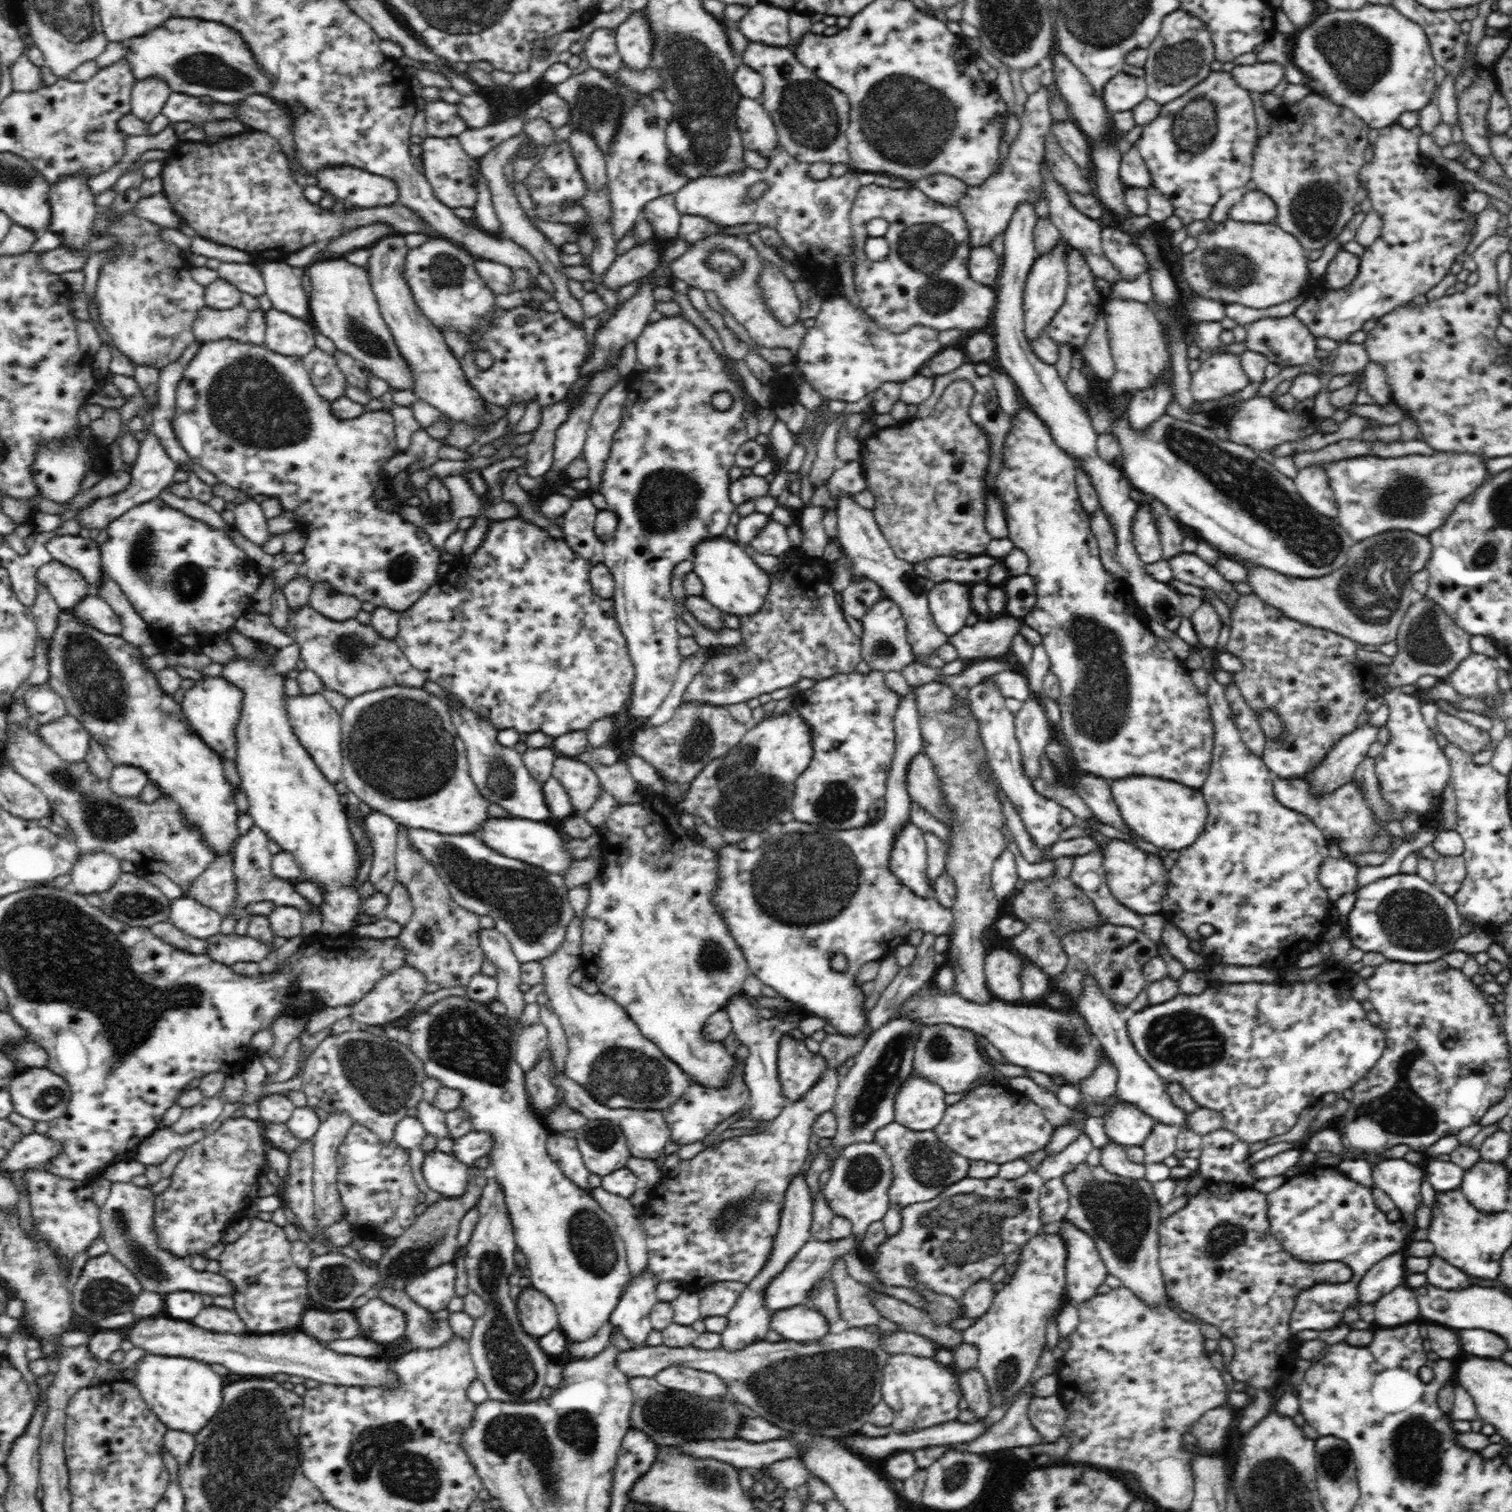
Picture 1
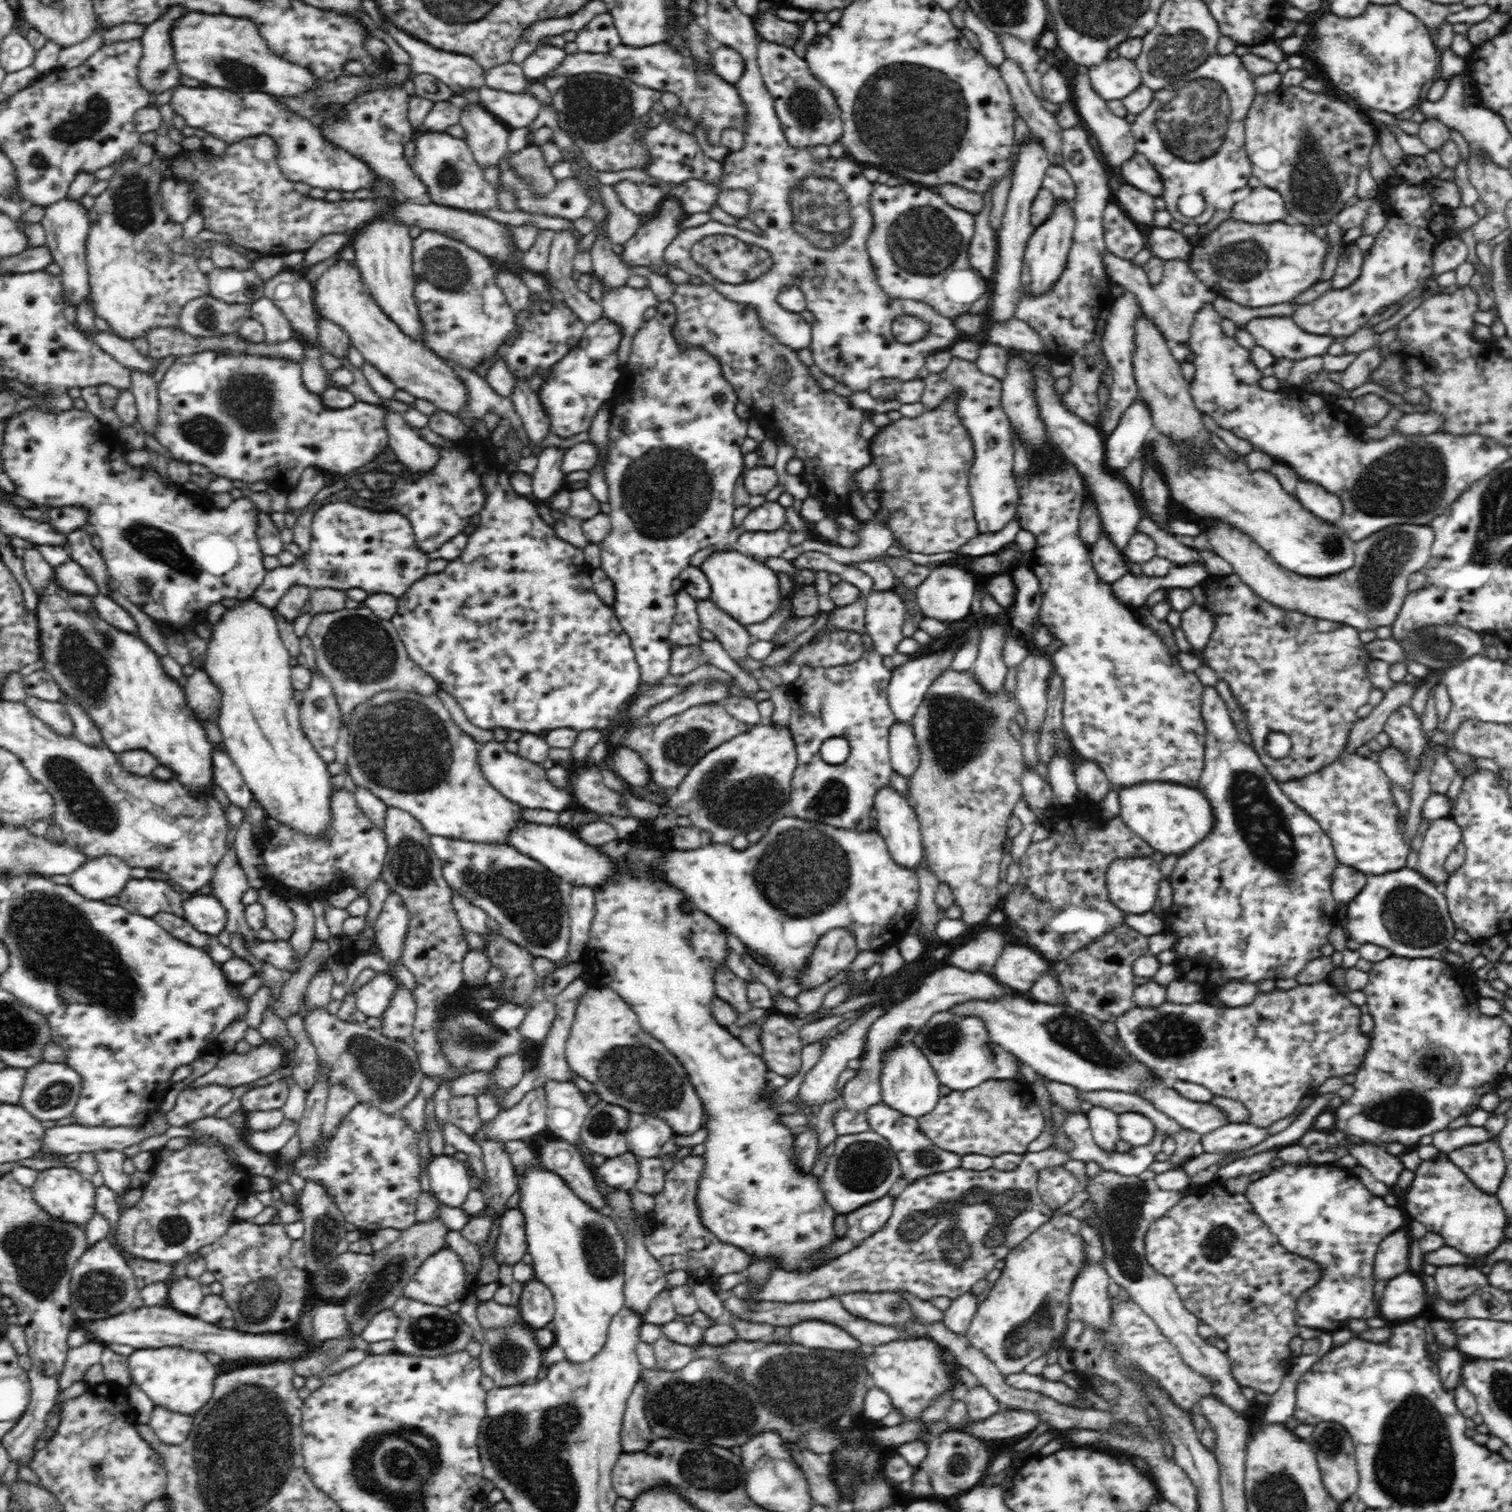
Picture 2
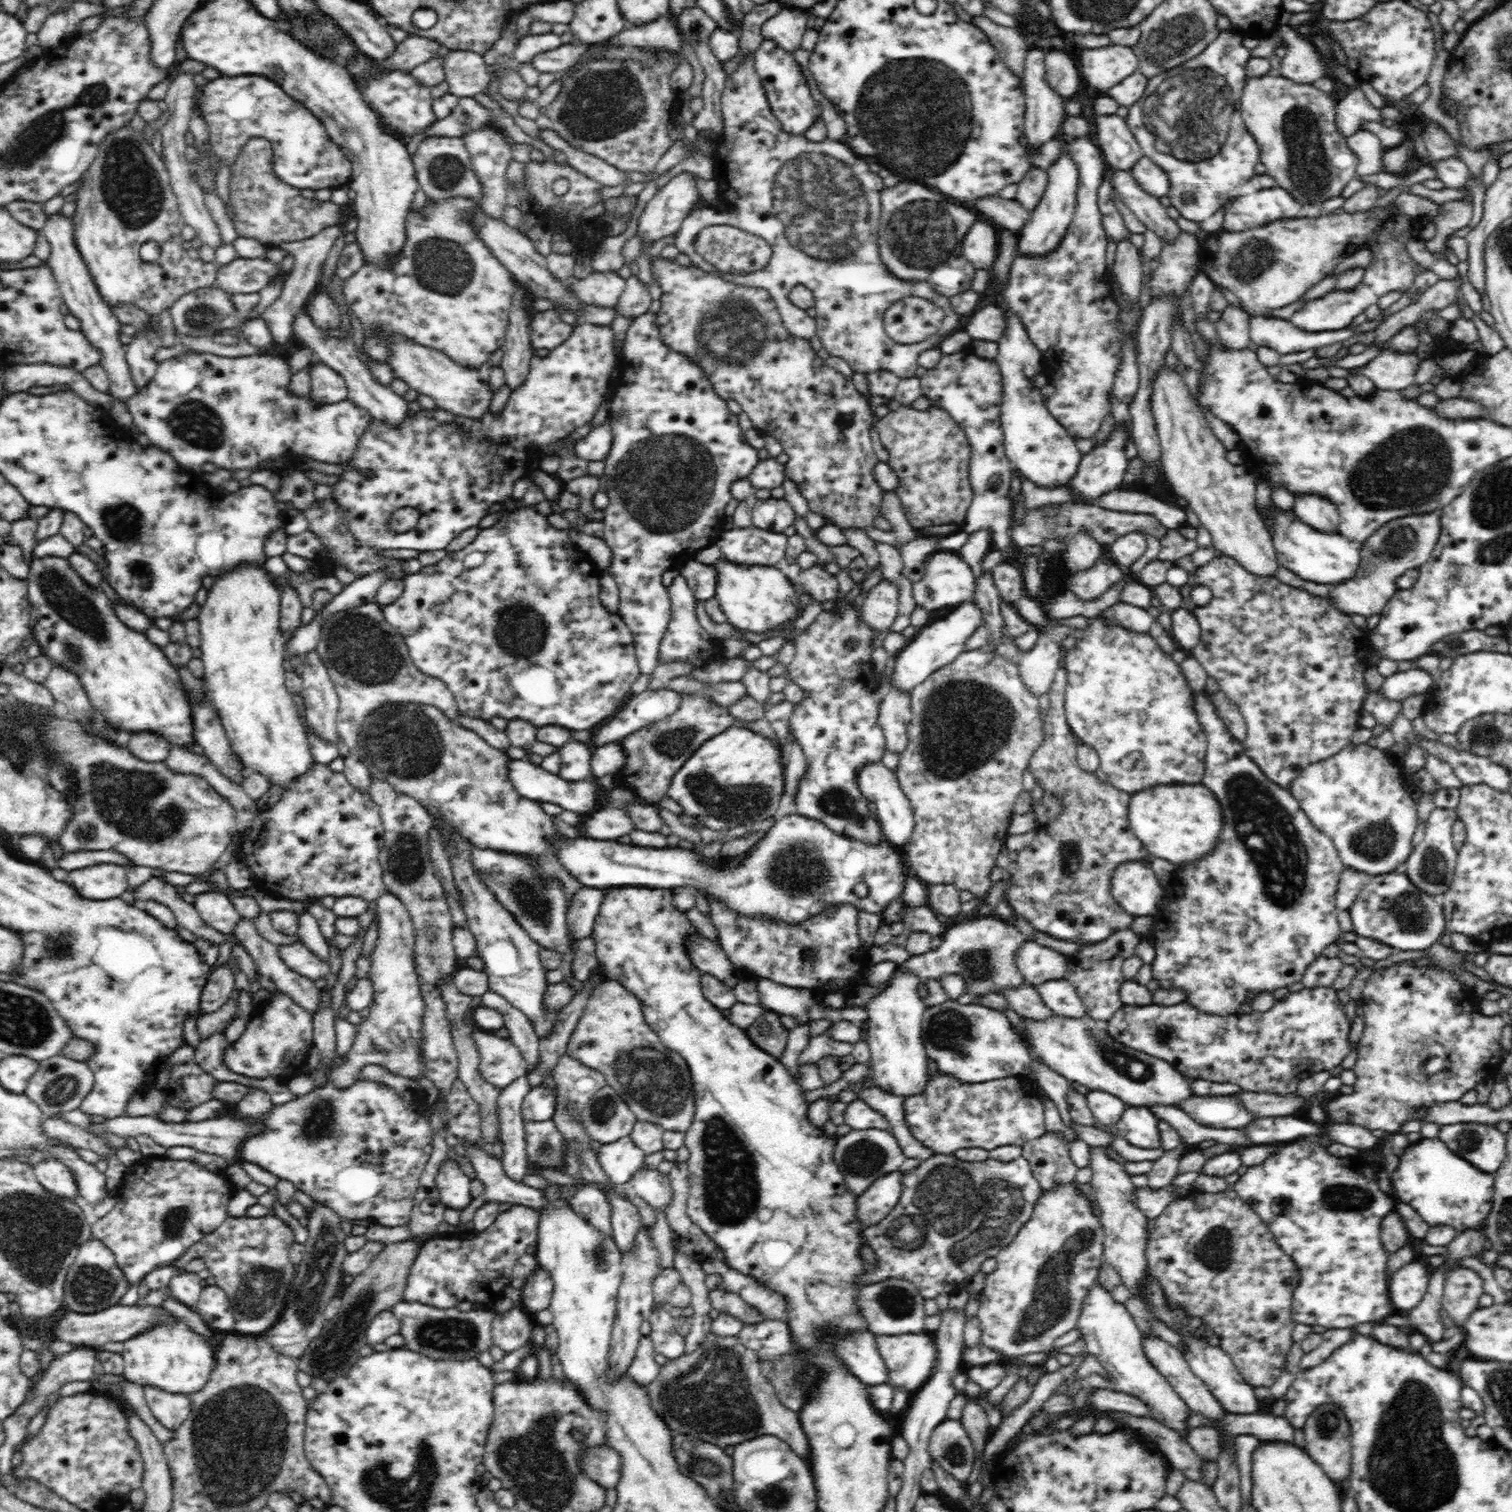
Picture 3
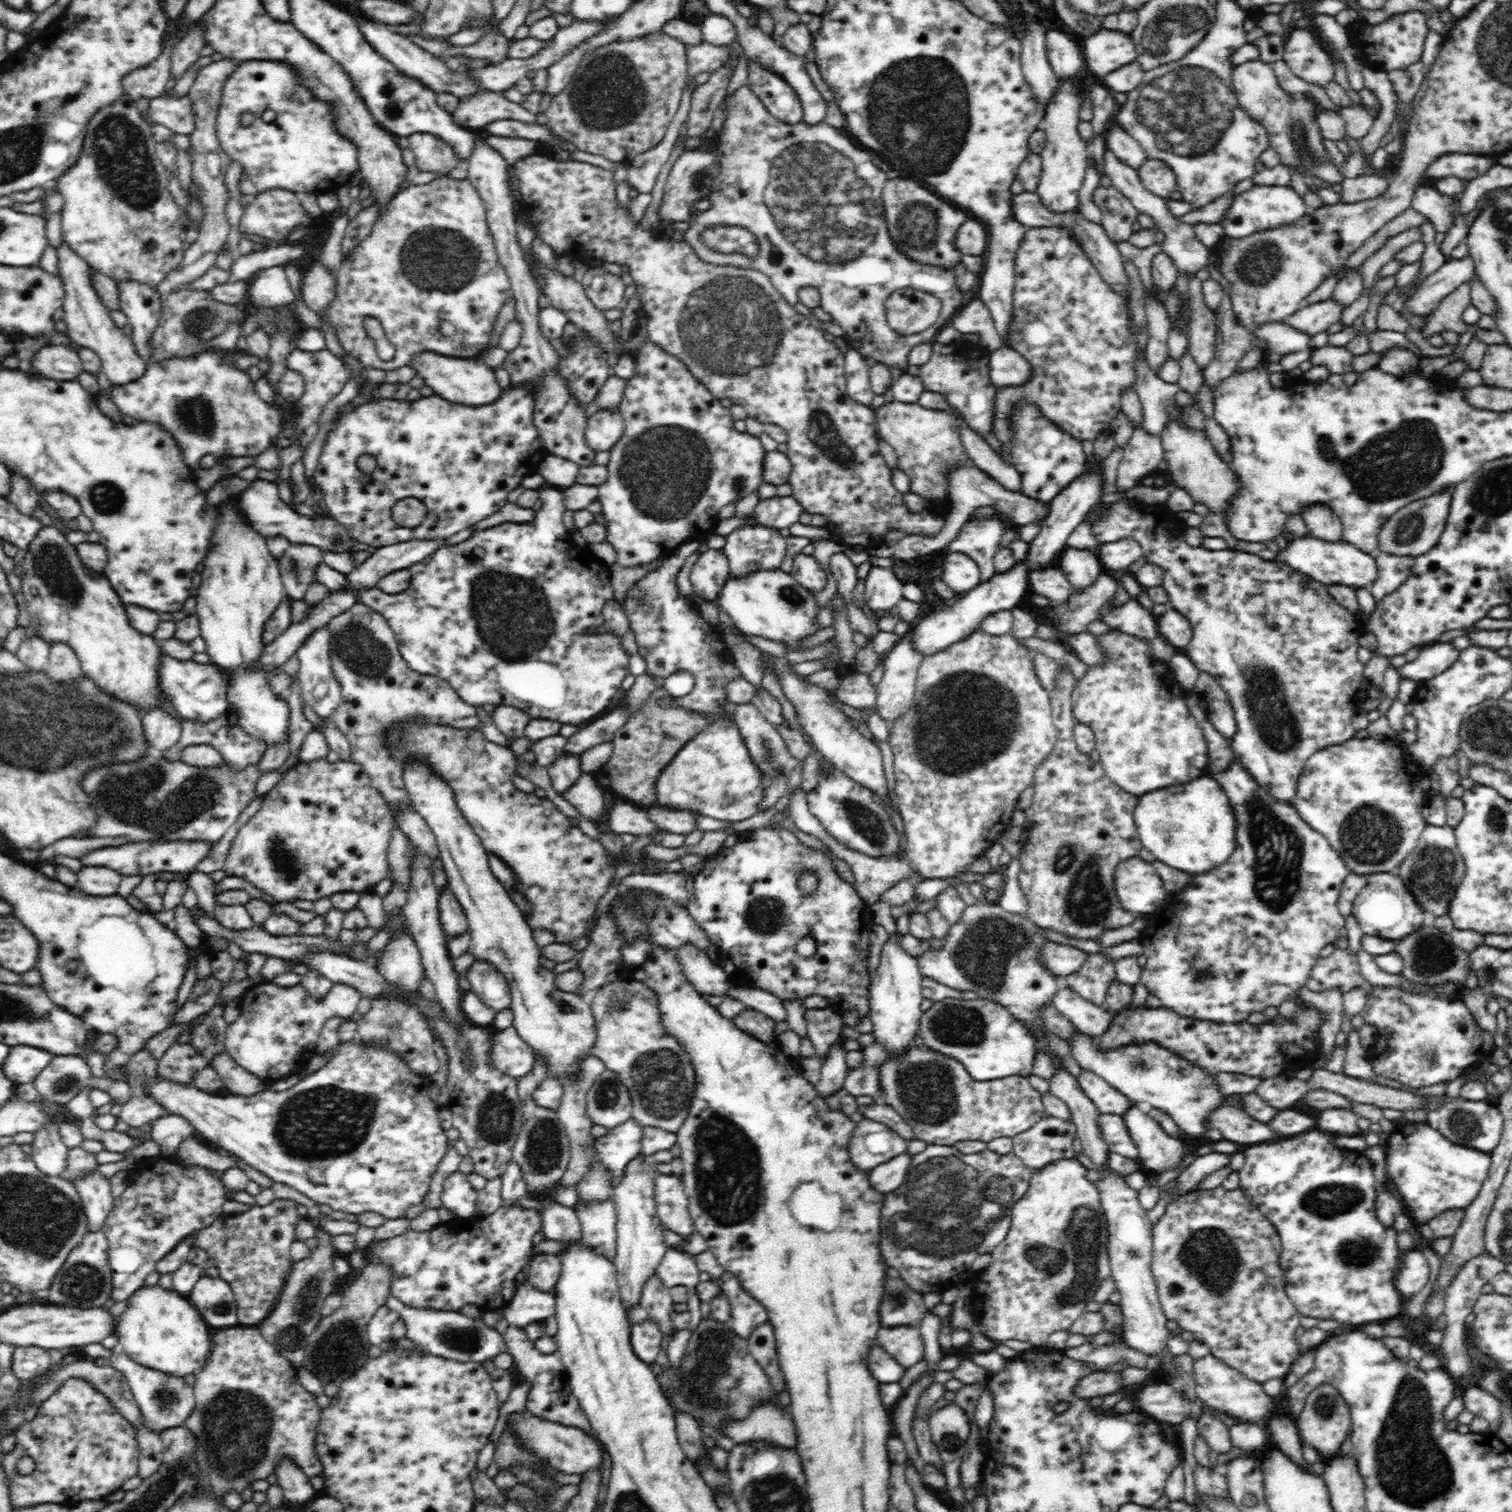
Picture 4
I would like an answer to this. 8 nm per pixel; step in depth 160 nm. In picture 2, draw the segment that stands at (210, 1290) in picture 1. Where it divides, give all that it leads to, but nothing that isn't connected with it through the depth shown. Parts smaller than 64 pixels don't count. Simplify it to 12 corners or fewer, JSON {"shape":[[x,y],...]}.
{"shape":[[118,1150],[93,1155],[104,1185],[123,1196],[131,1179],[123,1172],[125,1155]]}

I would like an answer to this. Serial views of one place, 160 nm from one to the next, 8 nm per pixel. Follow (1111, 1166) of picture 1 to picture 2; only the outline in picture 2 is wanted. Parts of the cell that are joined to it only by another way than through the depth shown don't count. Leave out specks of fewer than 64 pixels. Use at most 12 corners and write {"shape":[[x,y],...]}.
{"shape":[[1092,1106],[1086,1115],[1096,1144],[1117,1152],[1118,1113]]}

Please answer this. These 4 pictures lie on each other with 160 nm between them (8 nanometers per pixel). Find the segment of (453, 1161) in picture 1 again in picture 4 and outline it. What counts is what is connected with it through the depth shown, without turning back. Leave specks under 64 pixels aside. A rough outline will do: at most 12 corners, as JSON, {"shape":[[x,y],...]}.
{"shape":[[466,1174],[444,1180],[442,1207],[473,1217],[478,1192]]}

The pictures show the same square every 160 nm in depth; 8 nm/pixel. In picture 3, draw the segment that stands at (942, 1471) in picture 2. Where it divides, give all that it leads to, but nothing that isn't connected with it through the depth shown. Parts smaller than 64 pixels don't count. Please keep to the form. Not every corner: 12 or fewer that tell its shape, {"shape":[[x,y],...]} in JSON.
{"shape":[[942,1420],[929,1454],[965,1484],[975,1449],[959,1420]]}

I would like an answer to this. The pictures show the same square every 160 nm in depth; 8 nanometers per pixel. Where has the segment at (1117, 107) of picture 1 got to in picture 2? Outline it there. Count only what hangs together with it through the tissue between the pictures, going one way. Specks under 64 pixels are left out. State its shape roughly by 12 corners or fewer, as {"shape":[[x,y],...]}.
{"shape":[[1134,59],[1092,63],[1091,88],[1105,101],[1122,100],[1142,84]]}

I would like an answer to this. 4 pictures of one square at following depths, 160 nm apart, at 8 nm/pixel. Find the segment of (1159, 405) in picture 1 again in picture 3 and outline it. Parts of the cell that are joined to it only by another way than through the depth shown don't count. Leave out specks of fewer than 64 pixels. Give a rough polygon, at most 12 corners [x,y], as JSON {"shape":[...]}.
{"shape":[[1116,424],[1068,485],[1088,501],[1120,487],[1128,431]]}

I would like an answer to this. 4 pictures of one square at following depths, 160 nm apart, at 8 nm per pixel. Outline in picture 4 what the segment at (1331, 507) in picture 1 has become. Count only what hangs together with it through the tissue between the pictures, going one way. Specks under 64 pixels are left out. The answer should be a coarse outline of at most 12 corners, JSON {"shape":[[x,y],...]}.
{"shape":[[1326,505],[1299,514],[1310,535],[1340,541],[1341,520]]}

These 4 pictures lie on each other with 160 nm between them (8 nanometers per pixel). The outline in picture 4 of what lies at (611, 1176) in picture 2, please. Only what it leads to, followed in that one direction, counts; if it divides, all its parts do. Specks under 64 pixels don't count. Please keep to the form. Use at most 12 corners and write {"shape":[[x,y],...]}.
{"shape":[[633,1118],[596,1139],[613,1175],[640,1154],[642,1126]]}

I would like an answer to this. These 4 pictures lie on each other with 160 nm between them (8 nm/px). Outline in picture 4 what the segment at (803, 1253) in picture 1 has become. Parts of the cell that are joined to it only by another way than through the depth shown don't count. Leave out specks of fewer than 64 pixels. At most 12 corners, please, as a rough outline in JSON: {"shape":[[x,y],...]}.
{"shape":[[907,1152],[876,1165],[872,1186],[885,1196],[896,1191],[909,1174]]}

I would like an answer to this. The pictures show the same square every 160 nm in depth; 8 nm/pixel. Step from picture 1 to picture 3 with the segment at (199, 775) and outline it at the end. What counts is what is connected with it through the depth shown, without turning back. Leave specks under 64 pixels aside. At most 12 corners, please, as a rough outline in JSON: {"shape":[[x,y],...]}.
{"shape":[[62,555],[25,580],[34,639],[130,735],[195,741],[162,647]]}

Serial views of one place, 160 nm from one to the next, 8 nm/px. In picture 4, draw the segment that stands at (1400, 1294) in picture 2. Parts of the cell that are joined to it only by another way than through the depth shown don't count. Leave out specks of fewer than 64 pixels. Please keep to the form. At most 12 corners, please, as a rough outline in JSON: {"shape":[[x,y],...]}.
{"shape":[[1418,1249],[1404,1253],[1394,1279],[1401,1296],[1418,1294],[1430,1267]]}

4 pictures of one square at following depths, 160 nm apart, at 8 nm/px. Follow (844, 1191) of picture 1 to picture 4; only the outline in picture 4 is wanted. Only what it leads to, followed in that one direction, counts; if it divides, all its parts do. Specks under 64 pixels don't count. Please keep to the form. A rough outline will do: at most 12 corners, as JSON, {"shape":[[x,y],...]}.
{"shape":[[856,1123],[847,1149],[856,1169],[907,1152],[909,1141],[885,1124]]}

